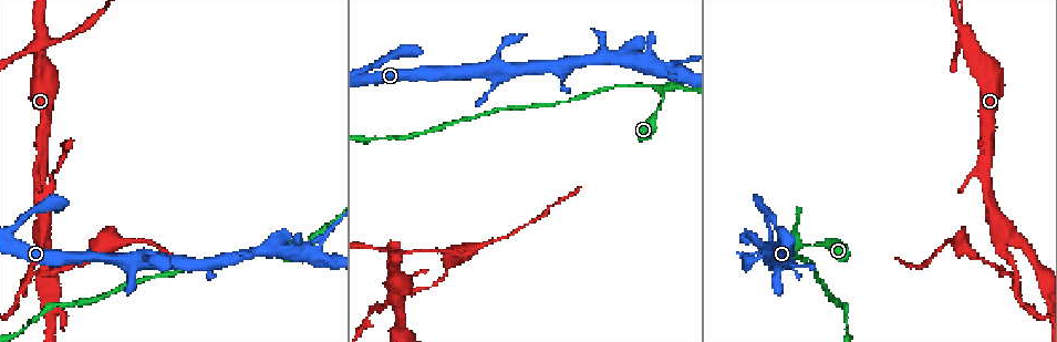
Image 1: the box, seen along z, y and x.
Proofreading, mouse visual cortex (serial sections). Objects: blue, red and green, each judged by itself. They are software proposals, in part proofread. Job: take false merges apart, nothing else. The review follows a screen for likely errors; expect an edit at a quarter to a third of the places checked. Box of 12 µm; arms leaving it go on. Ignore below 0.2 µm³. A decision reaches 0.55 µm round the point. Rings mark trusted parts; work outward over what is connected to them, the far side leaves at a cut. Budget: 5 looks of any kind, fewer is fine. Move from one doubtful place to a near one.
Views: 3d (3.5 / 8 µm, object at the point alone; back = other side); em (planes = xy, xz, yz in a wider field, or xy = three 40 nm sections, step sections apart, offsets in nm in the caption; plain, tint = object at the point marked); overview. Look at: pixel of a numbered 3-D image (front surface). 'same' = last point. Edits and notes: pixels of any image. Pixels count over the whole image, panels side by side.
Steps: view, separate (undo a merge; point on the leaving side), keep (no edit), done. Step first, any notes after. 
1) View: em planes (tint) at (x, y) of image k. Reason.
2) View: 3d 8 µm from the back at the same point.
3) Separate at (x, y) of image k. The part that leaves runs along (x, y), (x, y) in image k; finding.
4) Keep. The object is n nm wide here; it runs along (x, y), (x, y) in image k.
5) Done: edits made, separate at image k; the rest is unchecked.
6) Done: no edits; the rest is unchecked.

View: 3d 3.5 µm at (966, 43) of image 1. Four-way junction.

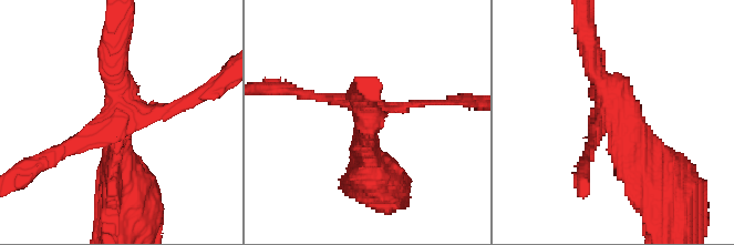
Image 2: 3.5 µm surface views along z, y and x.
View: em xy step 1 (tint) at (613, 115) of image 2. 4 arms meet here; the arms are 150, 150, 250, 350 nm wide.

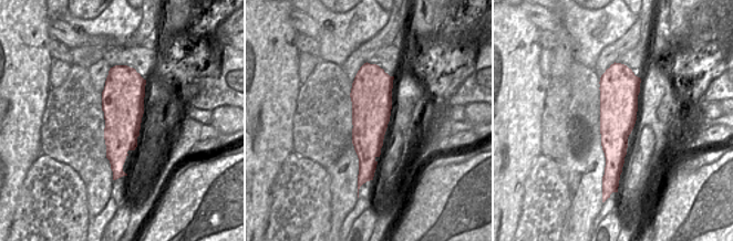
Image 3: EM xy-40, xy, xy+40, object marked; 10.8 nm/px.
Separate at (78, 140) of image 2. The part that leaves runs along (117, 116), (168, 113), (213, 89) in image 2; two cells meet here.

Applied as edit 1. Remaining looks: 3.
View: overview.

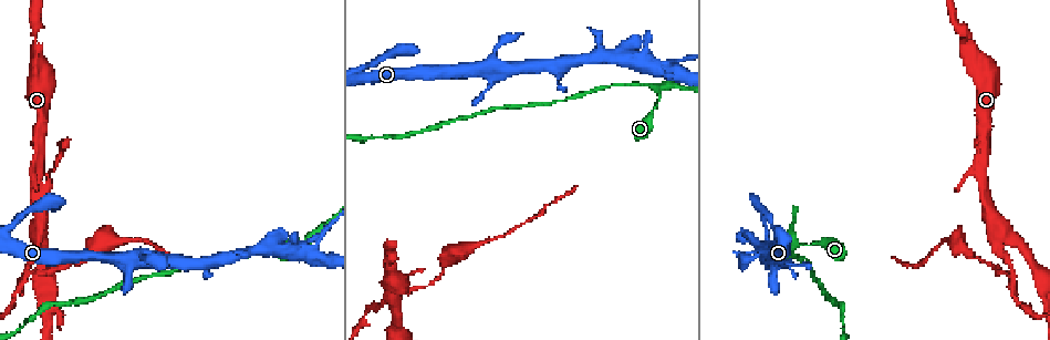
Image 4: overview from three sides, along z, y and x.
View: 3d 3.5 µm at (798, 245) of image 4. Narrows sharply.

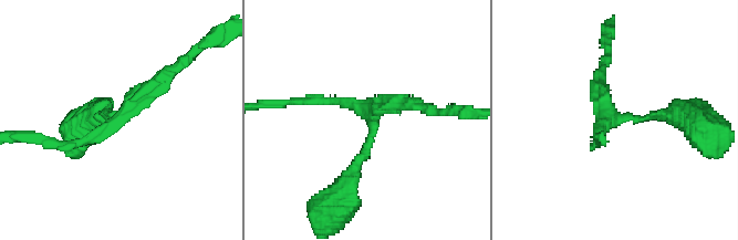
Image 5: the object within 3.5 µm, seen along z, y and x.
View: em xy step 2 (tint) at (615, 117) of image 5.

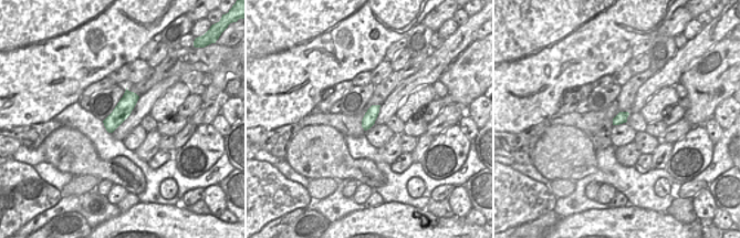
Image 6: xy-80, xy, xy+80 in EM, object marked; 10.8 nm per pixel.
Keep. It runs along (682, 115), (611, 118), (594, 145) in image 5; all the same cell.

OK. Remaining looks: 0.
Done: edits made, separate at image 2; the rest is unchecked.

